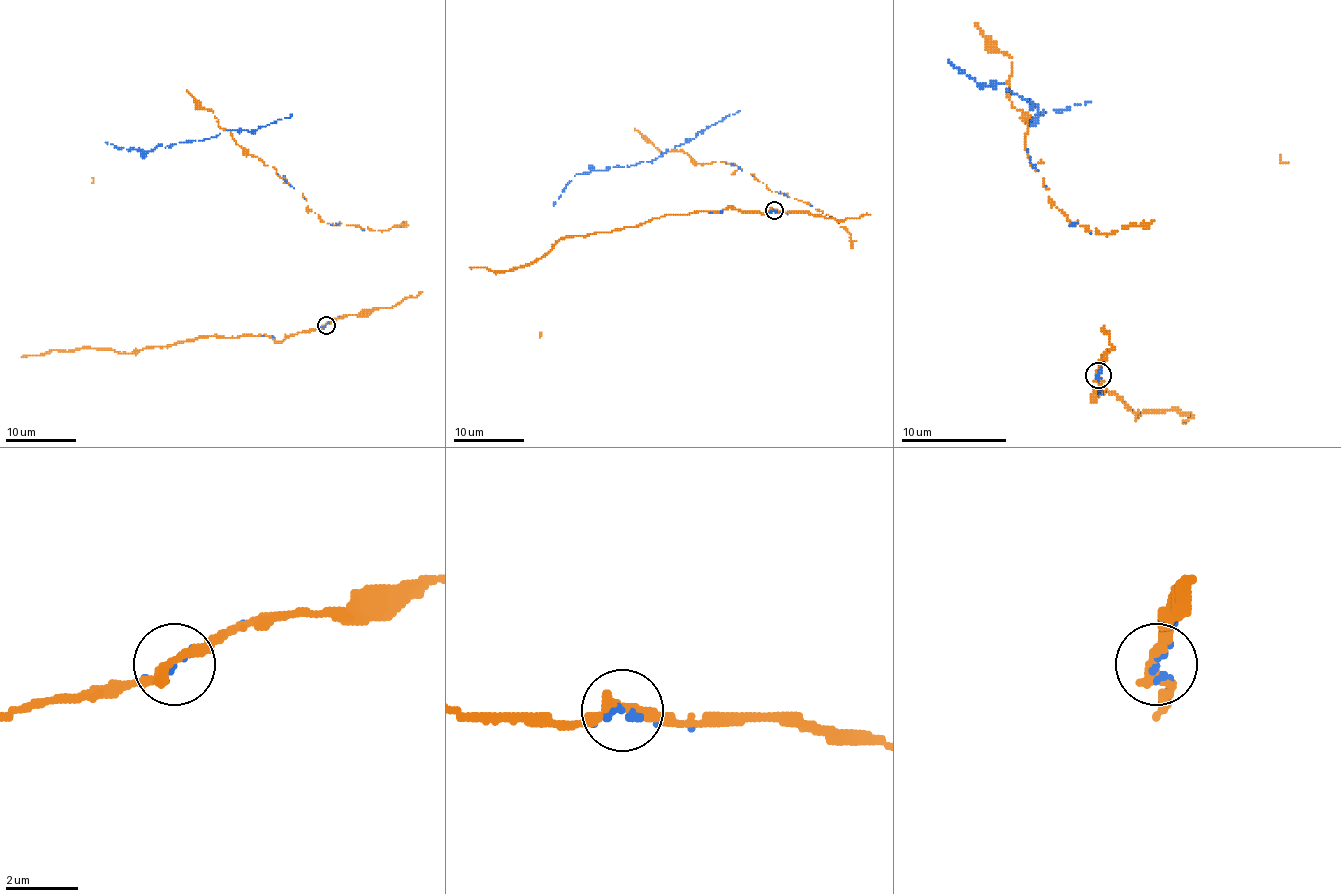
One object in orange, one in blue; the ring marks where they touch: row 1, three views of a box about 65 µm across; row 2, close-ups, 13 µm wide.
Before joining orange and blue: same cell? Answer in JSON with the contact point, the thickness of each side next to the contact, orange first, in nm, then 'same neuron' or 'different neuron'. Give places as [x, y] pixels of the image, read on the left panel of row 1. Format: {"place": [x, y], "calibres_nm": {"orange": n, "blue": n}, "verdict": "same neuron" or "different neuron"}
{"place": [326, 325], "calibres_nm": {"orange": 320, "blue": 280}, "verdict": "same neuron"}

